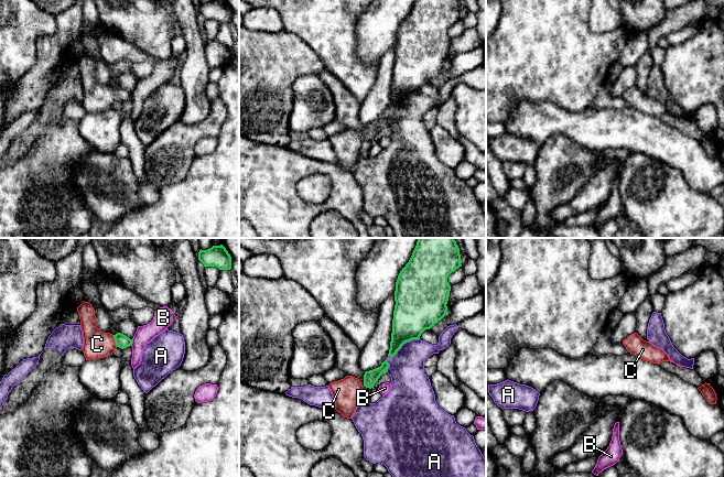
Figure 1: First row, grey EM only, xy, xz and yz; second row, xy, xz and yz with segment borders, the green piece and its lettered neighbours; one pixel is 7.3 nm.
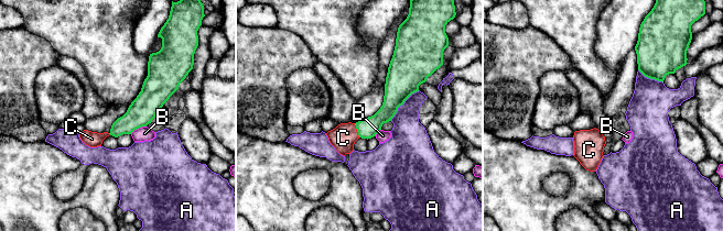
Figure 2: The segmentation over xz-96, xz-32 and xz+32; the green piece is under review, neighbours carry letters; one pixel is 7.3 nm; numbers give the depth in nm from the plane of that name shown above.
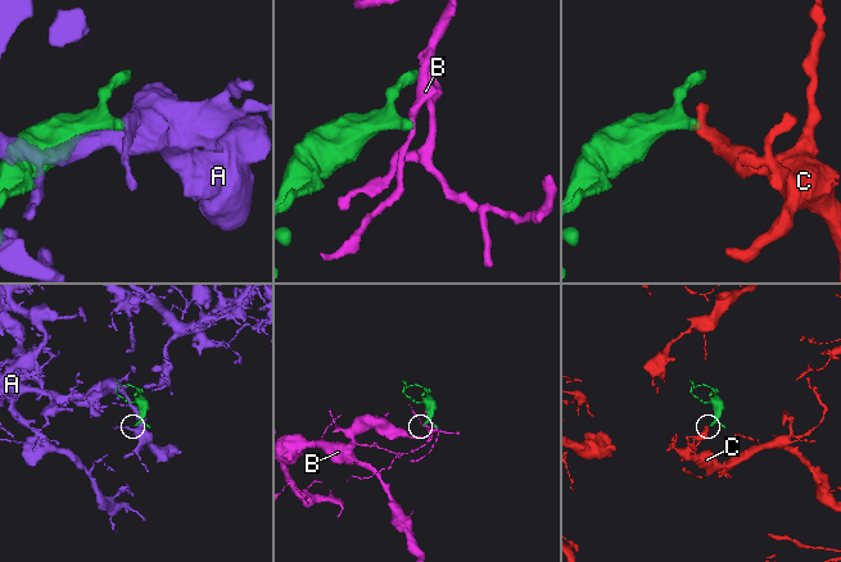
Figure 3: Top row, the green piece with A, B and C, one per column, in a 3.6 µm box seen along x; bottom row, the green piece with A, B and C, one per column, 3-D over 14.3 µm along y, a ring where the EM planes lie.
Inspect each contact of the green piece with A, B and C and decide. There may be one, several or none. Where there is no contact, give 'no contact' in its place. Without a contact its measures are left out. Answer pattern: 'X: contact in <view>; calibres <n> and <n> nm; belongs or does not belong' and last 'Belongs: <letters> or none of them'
A: contact in xz; calibres 300 and 260 nm; does not belong
B: contact in xy; calibres 100 and 130 nm; does not belong
C: contact in xy; calibres 100 and 200 nm; belongs
Belongs: C

